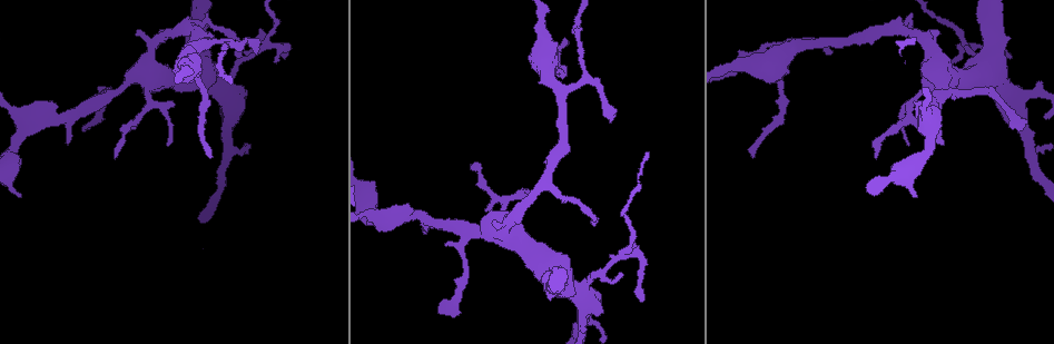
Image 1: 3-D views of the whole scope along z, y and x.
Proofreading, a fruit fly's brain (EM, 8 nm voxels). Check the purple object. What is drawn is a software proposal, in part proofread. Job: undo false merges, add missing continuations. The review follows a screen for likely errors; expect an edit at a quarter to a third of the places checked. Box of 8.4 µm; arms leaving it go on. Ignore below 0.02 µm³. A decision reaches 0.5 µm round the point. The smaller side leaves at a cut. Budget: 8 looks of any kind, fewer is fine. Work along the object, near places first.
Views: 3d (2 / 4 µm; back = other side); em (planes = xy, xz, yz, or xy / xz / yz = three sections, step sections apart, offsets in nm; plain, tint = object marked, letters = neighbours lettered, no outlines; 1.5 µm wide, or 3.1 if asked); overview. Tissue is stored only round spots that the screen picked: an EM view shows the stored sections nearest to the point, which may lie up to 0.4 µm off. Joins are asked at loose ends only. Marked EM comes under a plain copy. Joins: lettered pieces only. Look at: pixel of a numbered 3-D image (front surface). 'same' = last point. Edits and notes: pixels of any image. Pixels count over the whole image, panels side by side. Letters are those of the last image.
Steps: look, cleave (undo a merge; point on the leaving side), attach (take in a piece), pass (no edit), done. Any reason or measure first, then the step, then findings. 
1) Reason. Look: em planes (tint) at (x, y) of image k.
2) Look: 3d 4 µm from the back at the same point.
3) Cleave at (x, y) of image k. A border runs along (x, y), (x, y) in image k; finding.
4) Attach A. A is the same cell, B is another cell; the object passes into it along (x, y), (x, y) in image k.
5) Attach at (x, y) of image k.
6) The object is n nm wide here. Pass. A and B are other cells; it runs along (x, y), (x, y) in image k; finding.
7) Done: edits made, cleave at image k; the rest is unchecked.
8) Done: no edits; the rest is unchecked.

Branch stops here. Look: 3d 2 µm at (376, 207) of image 1.

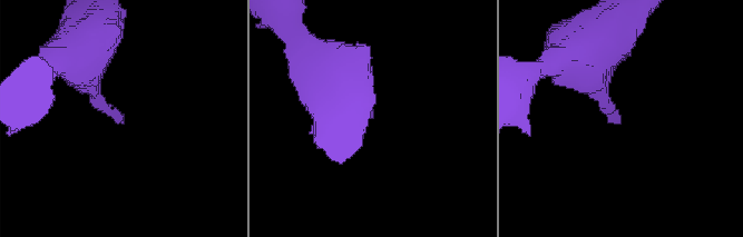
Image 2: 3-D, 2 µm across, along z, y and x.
Look: em xy step 4 (letters) at (619, 121) of image 2.

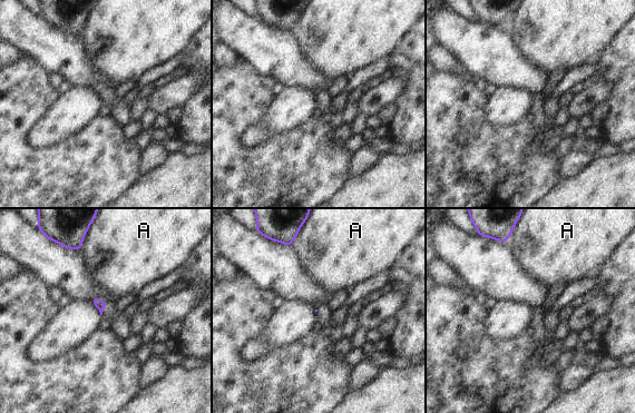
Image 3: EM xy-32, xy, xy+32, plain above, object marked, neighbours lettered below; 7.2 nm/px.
Pass. A is another cell; a border runs along (85, 236), (78, 251) in image 3; none of them fits.

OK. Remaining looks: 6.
An open end. Look: em planes (letters) at (425, 233) of image 1.

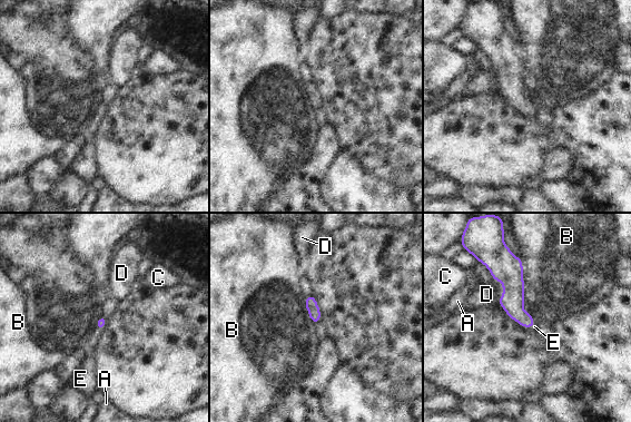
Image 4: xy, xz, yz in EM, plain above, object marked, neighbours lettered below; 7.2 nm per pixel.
Attach E. E is the same cell, A, B, C and D are other cells; the object passes into it along (101, 322), (99, 329), (88, 361) in image 4; the neuron continues.

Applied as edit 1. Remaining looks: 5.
Tapers out. Look: em planes (letters) at (566, 43) of image 1.

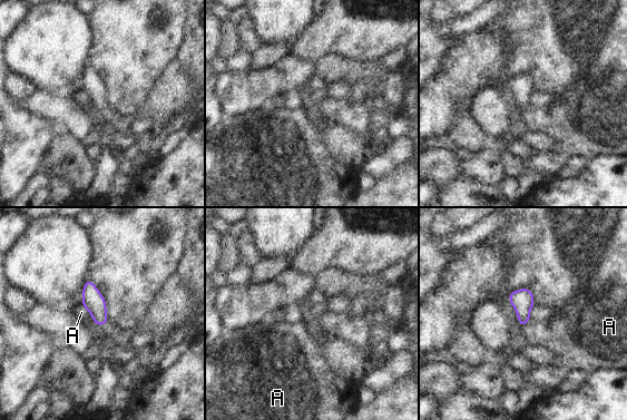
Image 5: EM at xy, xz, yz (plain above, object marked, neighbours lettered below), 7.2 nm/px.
Pass. A is another cell; a border runs along (535, 304), (522, 326) in image 5; none of them fits.

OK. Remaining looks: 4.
Done: edits made, attach at image 4; the rest is unchecked.

